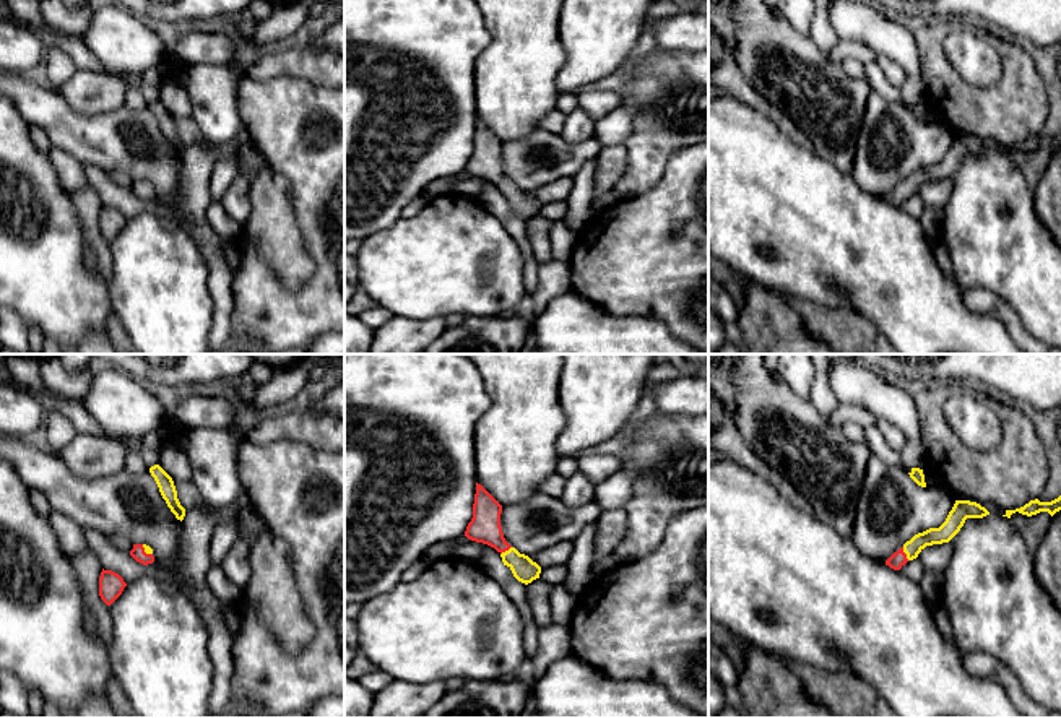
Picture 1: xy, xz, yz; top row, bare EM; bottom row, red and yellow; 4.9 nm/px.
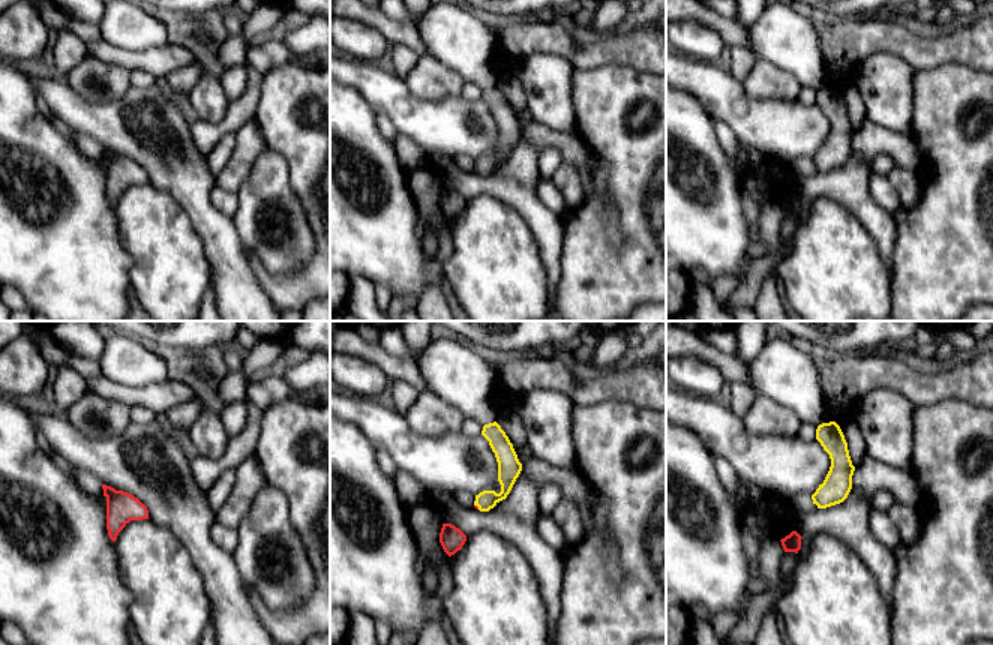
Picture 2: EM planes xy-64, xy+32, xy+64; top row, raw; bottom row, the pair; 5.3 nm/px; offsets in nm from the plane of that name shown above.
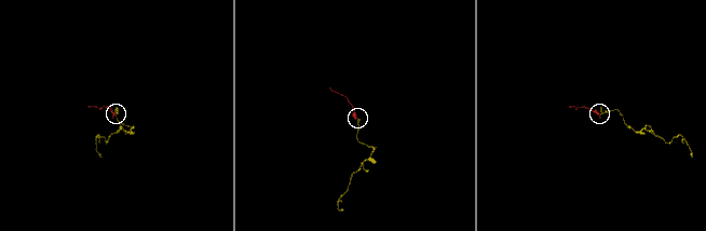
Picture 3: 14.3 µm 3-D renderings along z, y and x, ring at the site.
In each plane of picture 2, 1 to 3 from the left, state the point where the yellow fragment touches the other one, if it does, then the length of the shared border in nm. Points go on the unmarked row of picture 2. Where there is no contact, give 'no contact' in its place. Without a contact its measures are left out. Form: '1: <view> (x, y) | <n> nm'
1: no contact
2: xy+32 (477, 171) | 40 nm
3: no contact

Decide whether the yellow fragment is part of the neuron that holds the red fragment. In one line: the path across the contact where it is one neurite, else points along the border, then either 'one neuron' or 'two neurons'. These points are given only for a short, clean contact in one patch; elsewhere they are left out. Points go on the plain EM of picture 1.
across yz (897, 195), (905, 190), (918, 177), (948, 166) | one neuron

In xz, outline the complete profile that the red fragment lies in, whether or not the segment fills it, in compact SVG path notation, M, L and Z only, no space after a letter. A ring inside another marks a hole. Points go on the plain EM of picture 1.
M476 119L473 154L466 162L465 172L494 184L500 190L504 201L512 206L513 213L528 221L539 214L541 203L505 177L500 162L500 149L502 141Z

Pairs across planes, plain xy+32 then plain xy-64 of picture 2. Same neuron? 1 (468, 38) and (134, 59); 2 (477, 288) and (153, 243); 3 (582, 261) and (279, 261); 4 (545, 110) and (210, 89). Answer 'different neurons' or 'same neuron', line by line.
1: different neurons
2: same neuron
3: different neurons
4: same neuron

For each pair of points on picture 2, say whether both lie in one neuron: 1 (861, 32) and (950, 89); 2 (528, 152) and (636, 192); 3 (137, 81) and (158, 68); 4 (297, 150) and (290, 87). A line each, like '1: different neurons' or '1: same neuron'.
1: different neurons
2: different neurons
3: different neurons
4: same neuron

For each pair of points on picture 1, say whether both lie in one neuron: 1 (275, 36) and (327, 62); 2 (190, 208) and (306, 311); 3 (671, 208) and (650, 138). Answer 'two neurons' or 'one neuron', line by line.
1: two neurons
2: two neurons
3: two neurons

